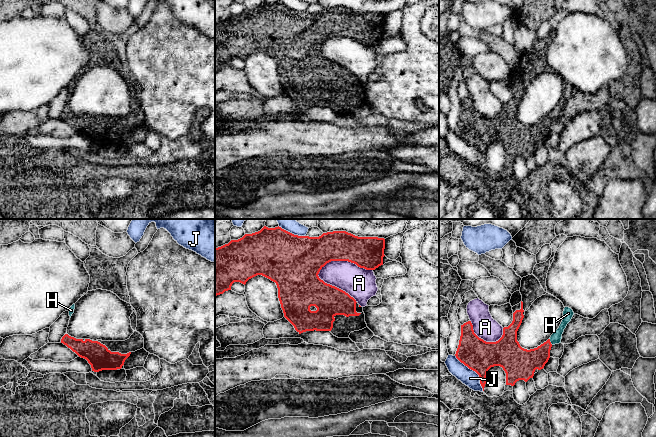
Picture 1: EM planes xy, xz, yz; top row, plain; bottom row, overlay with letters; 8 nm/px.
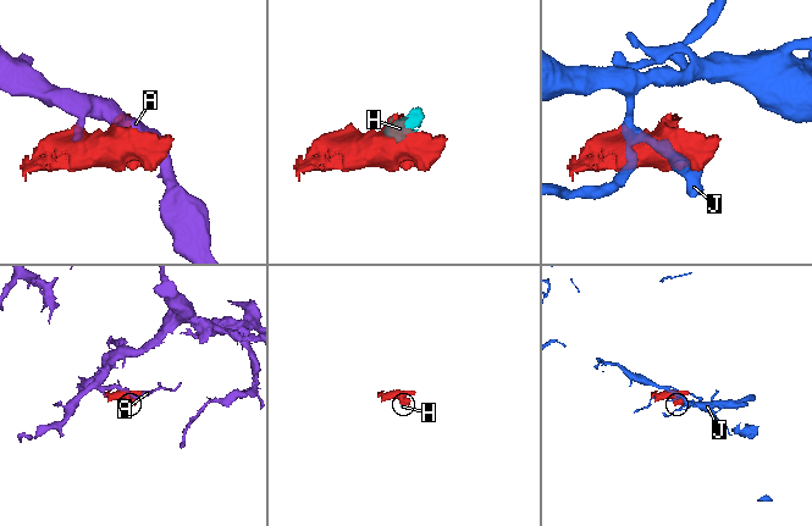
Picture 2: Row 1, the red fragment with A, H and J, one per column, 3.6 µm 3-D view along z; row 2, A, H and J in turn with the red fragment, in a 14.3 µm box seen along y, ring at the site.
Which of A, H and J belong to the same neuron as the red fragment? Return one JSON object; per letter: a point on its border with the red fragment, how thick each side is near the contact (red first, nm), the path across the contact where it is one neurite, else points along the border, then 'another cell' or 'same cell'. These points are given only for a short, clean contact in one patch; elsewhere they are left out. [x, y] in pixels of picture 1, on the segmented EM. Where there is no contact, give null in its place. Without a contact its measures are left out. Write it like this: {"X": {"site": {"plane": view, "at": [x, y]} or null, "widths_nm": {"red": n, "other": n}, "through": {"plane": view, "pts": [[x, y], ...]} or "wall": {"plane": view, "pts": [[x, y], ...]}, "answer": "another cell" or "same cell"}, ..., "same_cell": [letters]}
{"A": {"site": {"plane": "xz", "at": [343, 260]}, "widths_nm": {"red": 260, "other": 240}, "answer": "another cell"}, "H": {"site": {"plane": "yz", "at": [549, 341]}, "widths_nm": {"red": 190, "other": 90}, "through": {"plane": "yz", "pts": [[525, 361], [533, 359], [549, 341], [556, 337]]}, "answer": "same cell"}, "J": {"site": {"plane": "yz", "at": [474, 370]}, "widths_nm": {"red": 260, "other": 140}, "answer": "another cell"}, "same_cell": ["H"]}

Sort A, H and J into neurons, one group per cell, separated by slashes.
A / H / J

